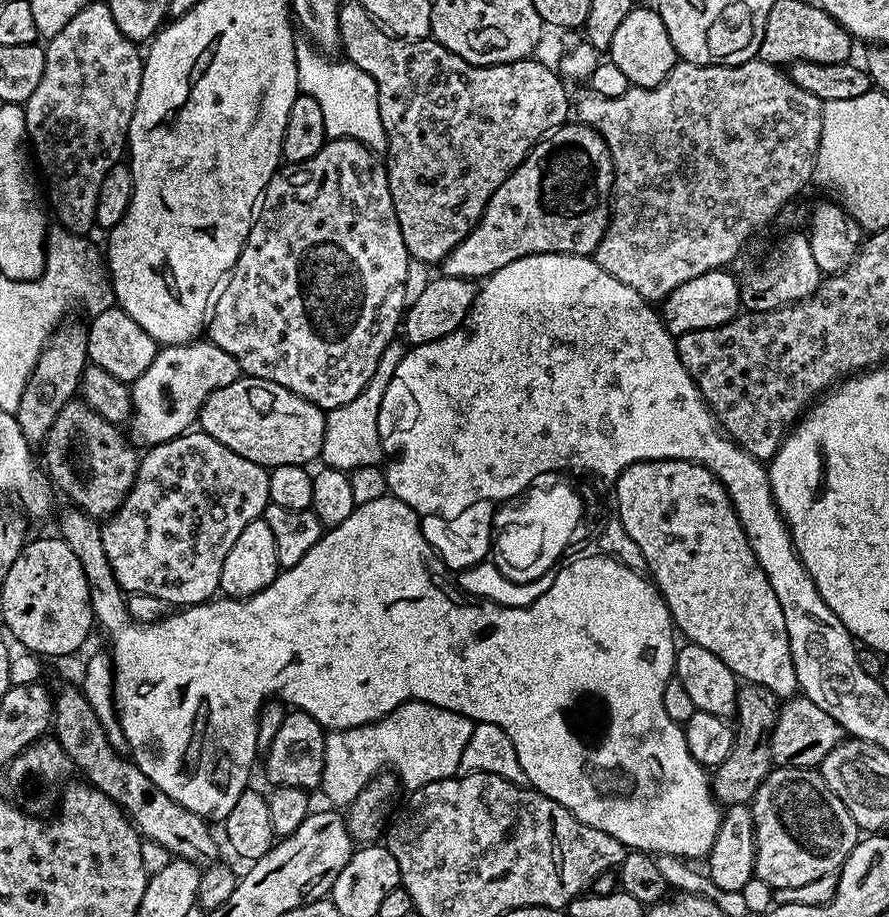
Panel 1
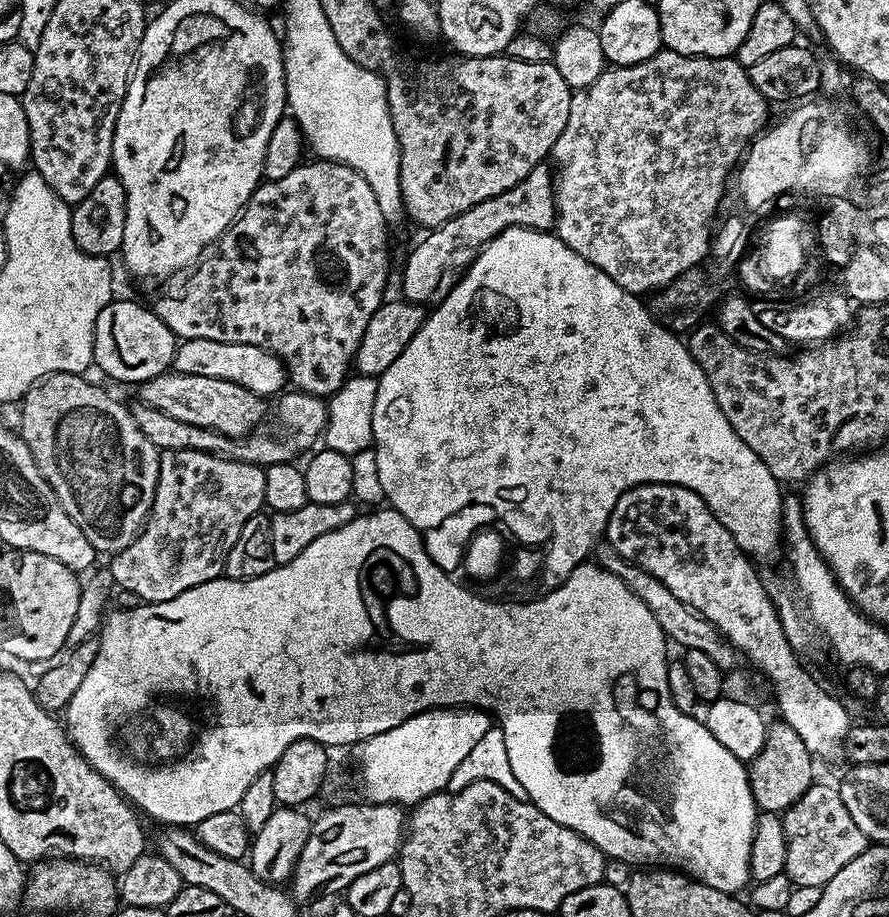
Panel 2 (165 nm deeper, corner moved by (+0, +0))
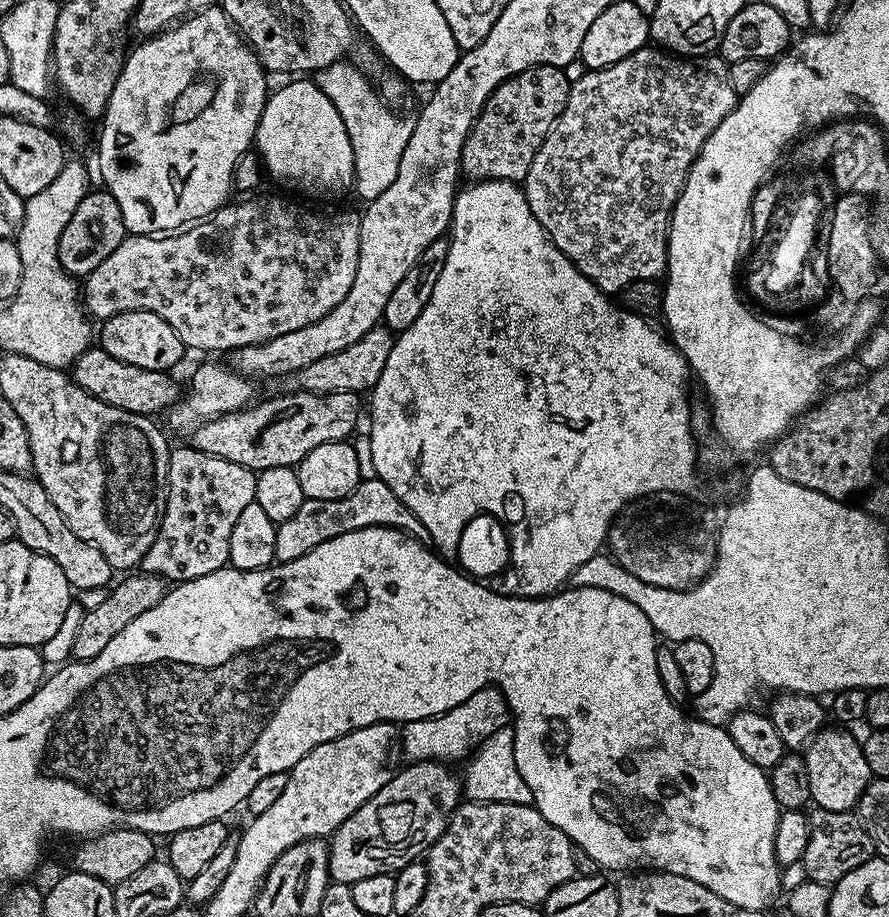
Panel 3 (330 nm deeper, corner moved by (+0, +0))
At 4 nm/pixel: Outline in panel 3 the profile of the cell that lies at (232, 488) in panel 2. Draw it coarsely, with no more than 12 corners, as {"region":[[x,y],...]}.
{"region":[[173,447],[143,571],[168,582],[228,564],[257,473]]}

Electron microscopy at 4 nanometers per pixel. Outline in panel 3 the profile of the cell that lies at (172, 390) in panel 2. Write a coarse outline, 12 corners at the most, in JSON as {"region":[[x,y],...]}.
{"region":[[90,346],[70,375],[118,410],[155,417],[182,388]]}

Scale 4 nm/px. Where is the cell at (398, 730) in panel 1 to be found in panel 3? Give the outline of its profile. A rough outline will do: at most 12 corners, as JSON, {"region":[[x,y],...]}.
{"region":[[489,686],[402,728],[409,761],[463,761],[509,727]]}

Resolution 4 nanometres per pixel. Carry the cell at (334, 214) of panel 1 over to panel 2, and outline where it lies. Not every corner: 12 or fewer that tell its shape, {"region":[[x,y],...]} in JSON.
{"region":[[362,174],[264,180],[154,311],[329,398],[385,303]]}

